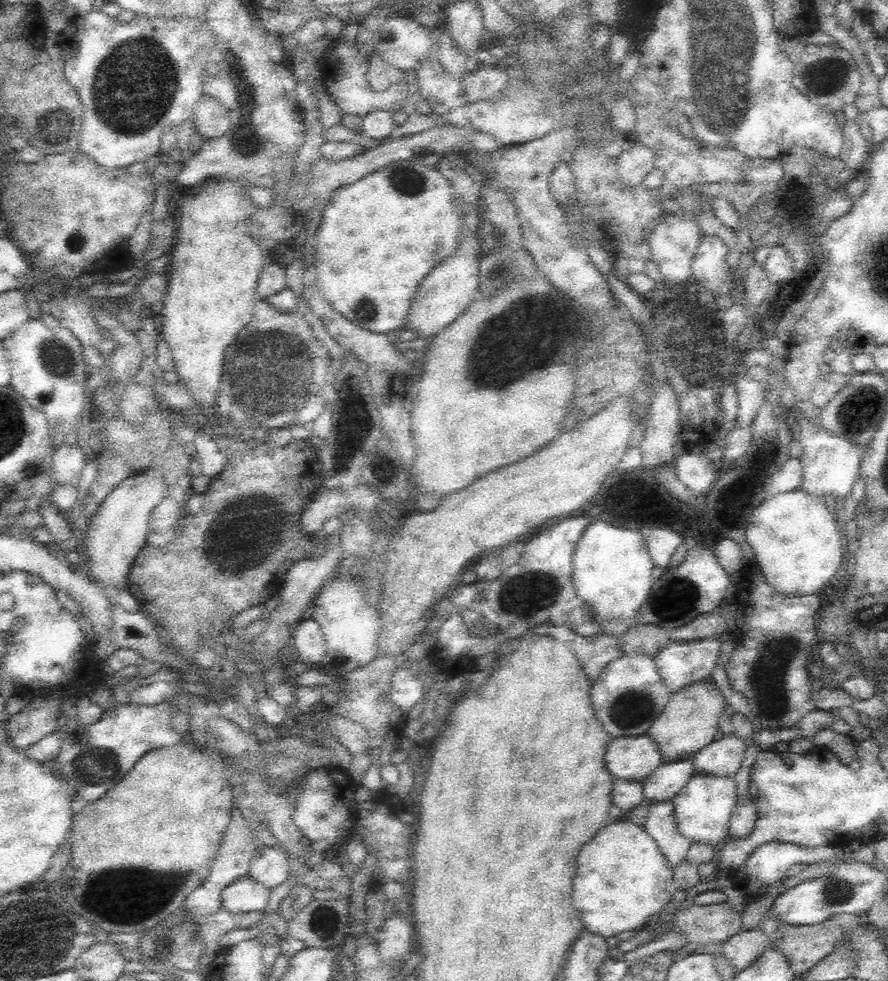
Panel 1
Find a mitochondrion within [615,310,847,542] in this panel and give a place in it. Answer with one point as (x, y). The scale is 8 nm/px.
(699, 352)

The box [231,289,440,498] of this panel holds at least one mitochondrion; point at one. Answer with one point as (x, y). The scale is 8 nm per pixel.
(357, 421)

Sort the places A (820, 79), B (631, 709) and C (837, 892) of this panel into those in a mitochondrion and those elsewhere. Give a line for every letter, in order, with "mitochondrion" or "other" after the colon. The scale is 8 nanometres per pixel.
A: mitochondrion
B: mitochondrion
C: mitochondrion

